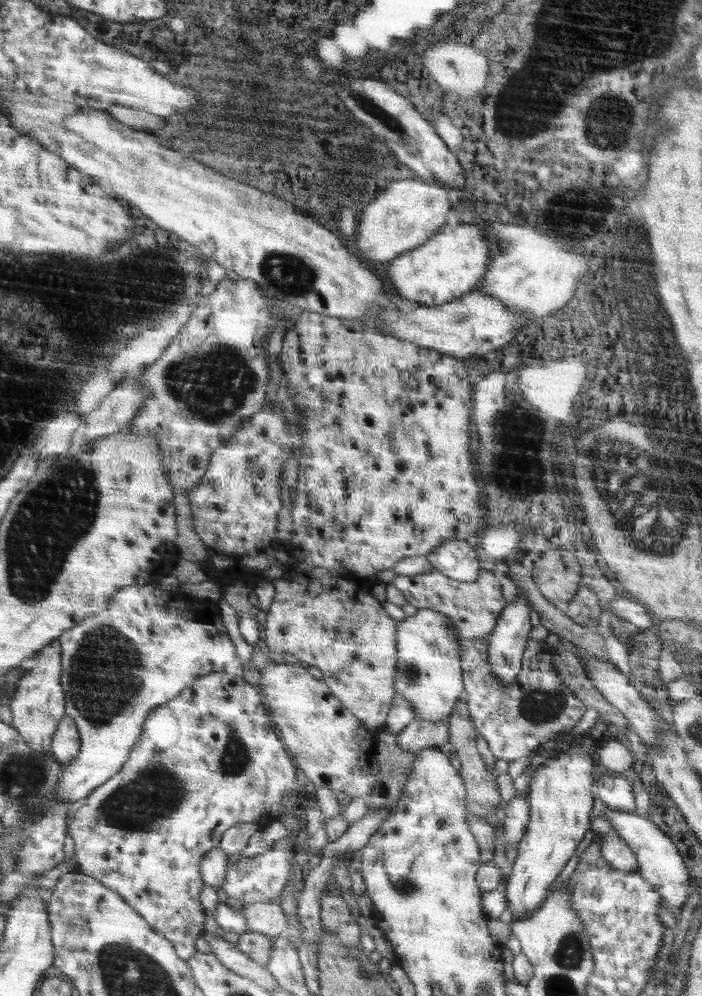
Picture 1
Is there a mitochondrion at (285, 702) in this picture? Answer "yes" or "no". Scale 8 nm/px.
no

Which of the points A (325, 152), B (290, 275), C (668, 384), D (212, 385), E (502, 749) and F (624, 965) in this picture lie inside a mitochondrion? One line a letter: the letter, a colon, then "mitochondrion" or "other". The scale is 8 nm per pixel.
A: other
B: mitochondrion
C: mitochondrion
D: mitochondrion
E: other
F: other

